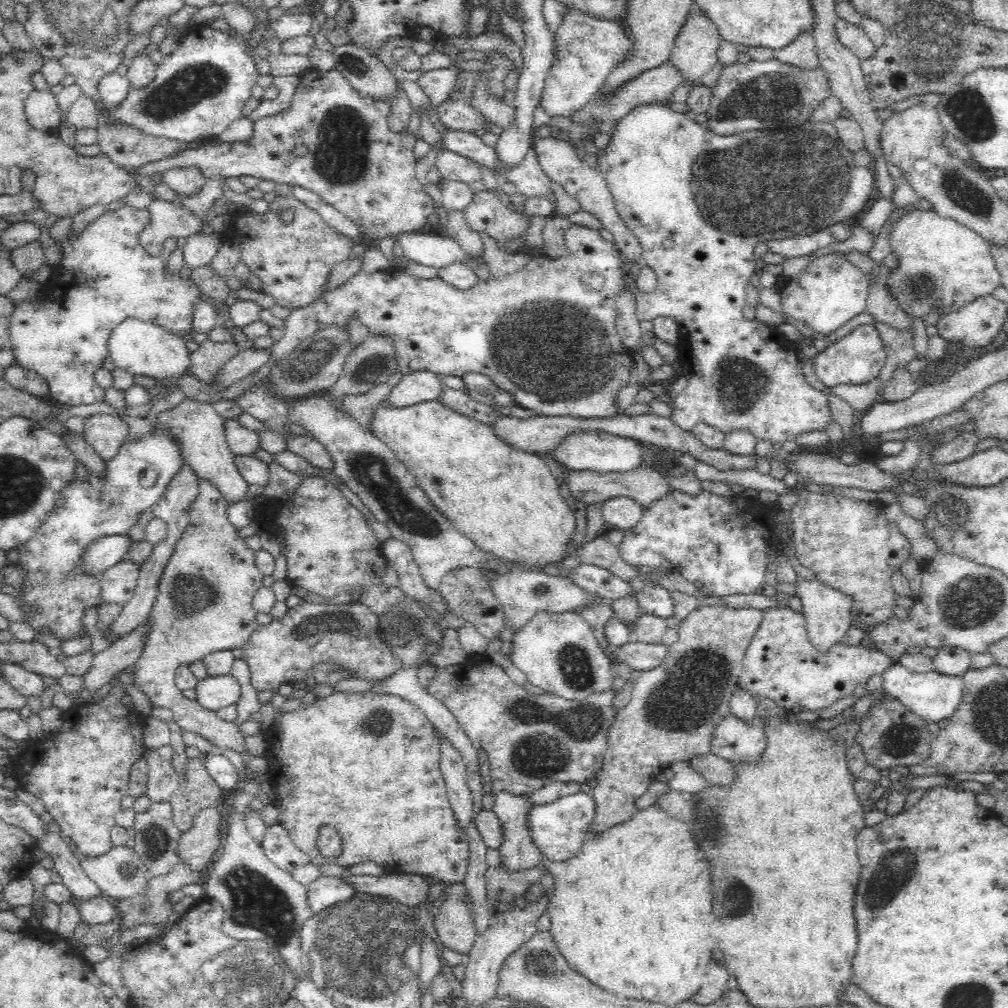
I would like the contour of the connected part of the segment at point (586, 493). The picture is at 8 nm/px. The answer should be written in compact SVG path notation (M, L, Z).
M642 443L644 462L639 468L624 473L596 473L594 471L582 470L576 471L566 468L564 470L567 482L567 492L569 500L582 502L583 505L589 506L595 503L602 503L618 496L626 496L636 500L643 508L650 507L658 502L659 499L665 498L671 492L671 486L668 477L661 474L655 468L651 458L654 457L652 452L656 452L659 447L650 443Z

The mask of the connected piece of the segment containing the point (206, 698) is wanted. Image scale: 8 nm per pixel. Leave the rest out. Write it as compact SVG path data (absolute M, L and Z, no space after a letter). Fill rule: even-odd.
M228 674L205 676L195 686L196 700L208 711L234 704L241 697L241 686Z

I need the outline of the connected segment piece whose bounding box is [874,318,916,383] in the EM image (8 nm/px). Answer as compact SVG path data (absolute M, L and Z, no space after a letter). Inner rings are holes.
M874 318L874 328L879 332L885 353L886 362L877 376L885 383L898 367L905 367L916 356L911 328L898 330Z

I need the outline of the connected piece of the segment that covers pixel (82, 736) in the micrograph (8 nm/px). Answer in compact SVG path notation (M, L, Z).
M114 676L108 685L111 684L114 685L113 689L98 703L88 702L70 707L64 713L64 724L56 732L50 732L50 738L34 744L34 756L26 756L26 752L18 756L19 766L14 772L18 787L43 800L47 816L56 823L61 834L73 842L73 848L80 856L98 856L113 847L111 830L116 827L115 818L121 809L120 802L127 795L130 768L146 750L143 714L123 704L121 696L128 694L121 681Z

